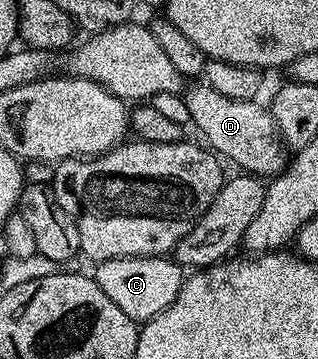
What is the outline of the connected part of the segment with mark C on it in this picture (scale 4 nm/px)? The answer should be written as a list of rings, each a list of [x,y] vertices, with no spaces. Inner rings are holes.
[[[169,256],[160,257],[121,257],[97,262],[96,271],[93,270],[94,281],[136,323],[151,321],[160,311],[164,311],[176,299],[182,290],[184,280],[183,266]]]

